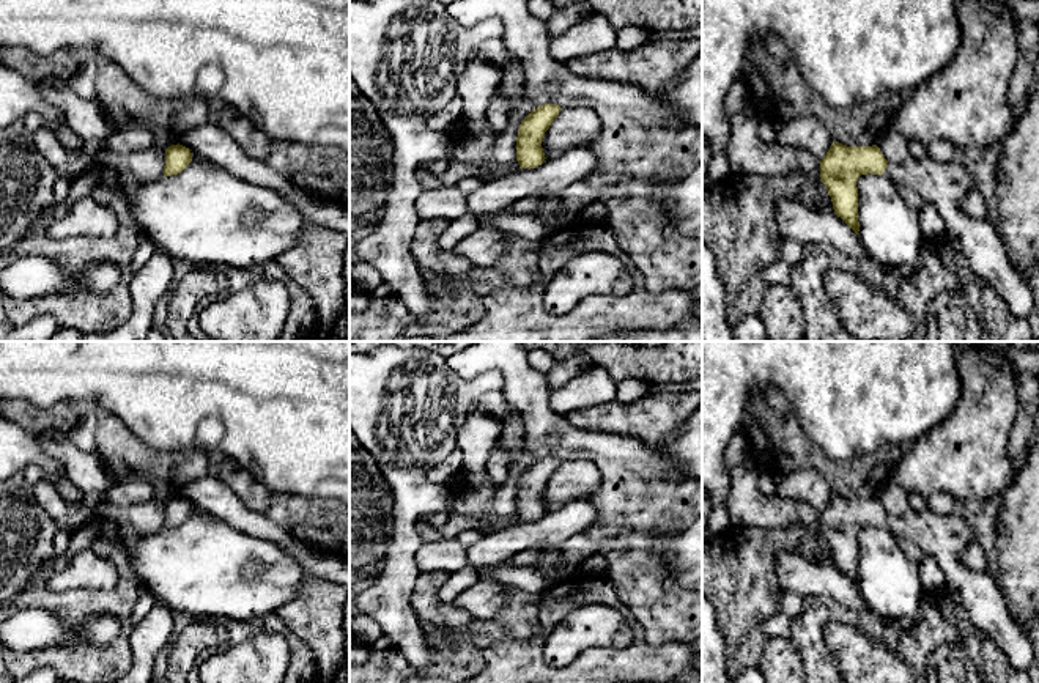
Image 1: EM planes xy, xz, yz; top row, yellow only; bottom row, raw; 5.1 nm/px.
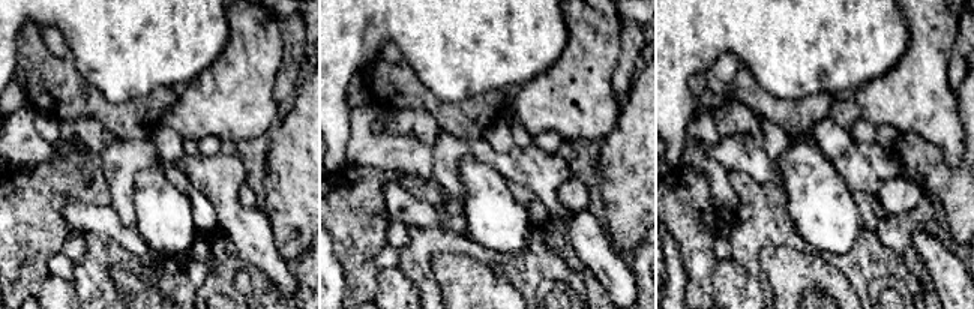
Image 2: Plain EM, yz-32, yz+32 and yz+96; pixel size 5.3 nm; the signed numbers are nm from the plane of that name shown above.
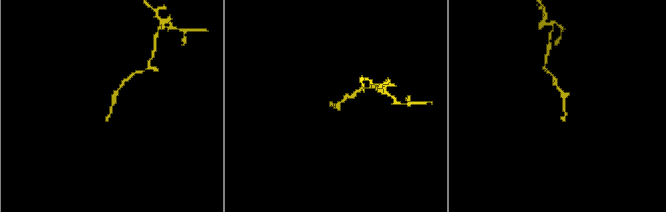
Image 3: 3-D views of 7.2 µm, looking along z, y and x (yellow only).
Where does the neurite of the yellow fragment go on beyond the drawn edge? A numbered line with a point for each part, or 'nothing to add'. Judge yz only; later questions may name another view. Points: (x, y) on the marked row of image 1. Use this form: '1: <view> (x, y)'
1: yz (943, 184)

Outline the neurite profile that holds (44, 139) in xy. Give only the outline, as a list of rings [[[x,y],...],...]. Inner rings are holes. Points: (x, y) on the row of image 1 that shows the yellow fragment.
[[[44,123],[35,134],[33,134],[33,143],[36,150],[43,154],[43,157],[58,172],[63,173],[65,167],[68,164],[68,159],[79,153],[79,150],[68,150],[65,148],[52,124]]]

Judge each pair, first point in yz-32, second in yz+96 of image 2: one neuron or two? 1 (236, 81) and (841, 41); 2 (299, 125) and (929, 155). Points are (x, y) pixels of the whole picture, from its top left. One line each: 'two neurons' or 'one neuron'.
1: two neurons
2: one neuron

